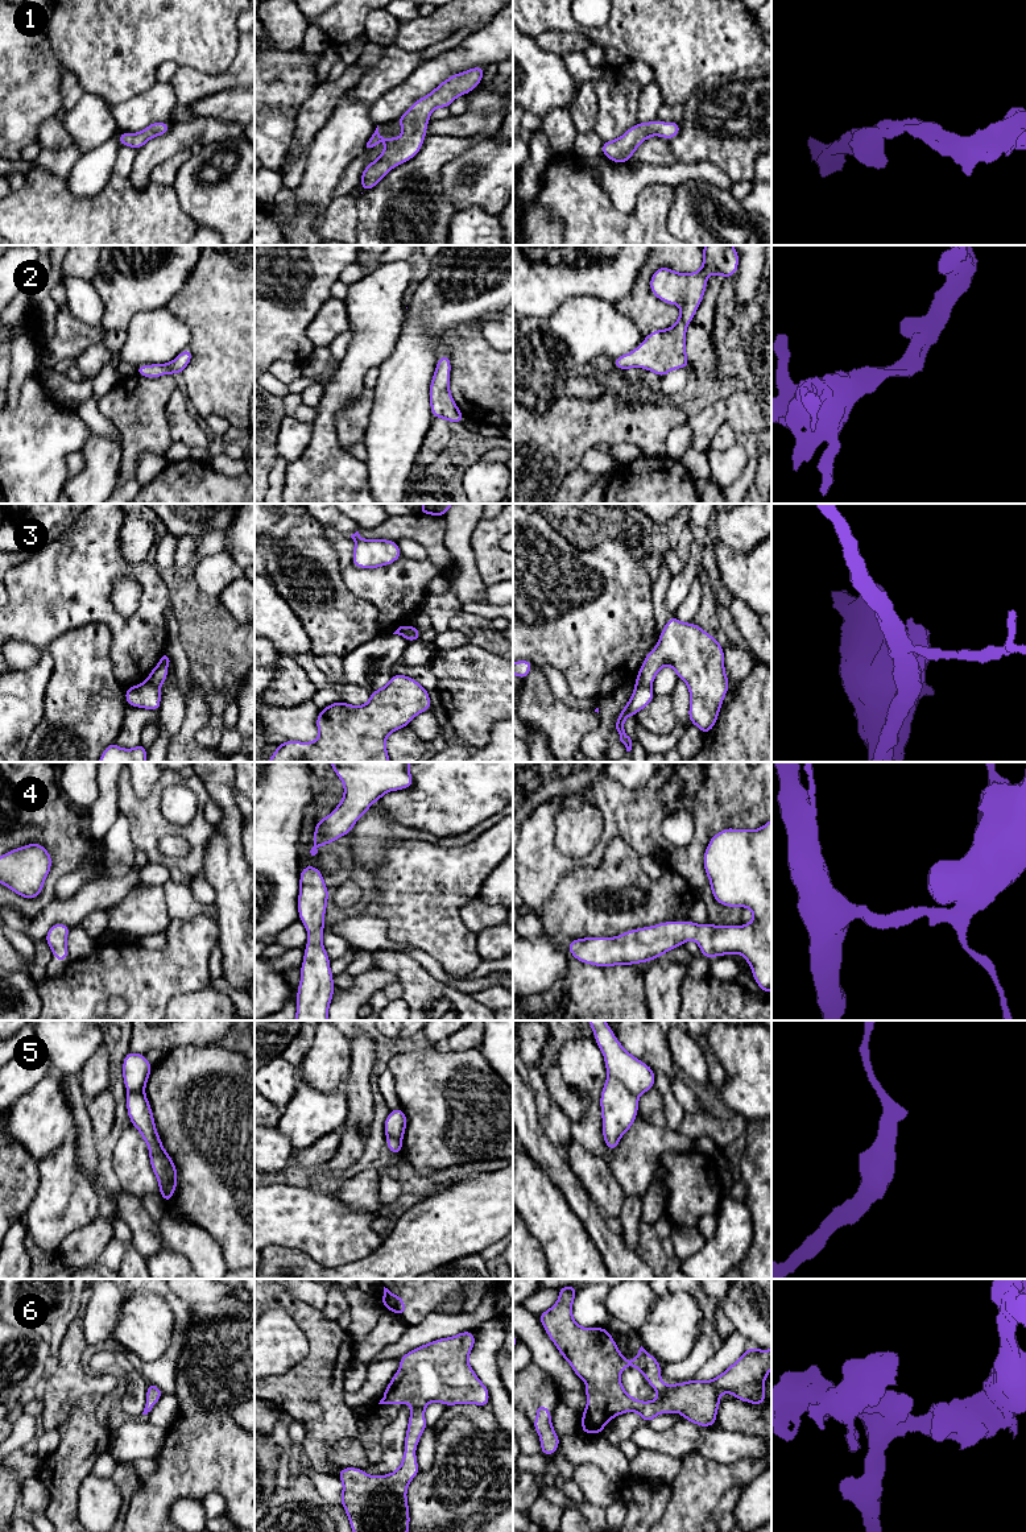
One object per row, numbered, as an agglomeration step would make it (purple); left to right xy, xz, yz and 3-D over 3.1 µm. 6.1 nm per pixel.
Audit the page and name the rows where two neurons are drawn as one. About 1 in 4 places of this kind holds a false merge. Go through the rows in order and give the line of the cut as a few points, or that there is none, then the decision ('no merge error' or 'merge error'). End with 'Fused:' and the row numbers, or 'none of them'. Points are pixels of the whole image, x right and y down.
1: no cut | no merge error
2: no cut | no merge error
3: xz (413, 626), (413, 634), (409, 641) | merge error
4: no cut | no merge error
5: yz (608, 1075), (619, 1079), (637, 1097) | merge error
6: no cut | no merge error
Fused: 3, 5

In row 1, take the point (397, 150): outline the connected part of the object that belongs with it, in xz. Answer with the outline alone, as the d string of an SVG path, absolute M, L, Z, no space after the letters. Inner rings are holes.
M476 66L467 71L458 73L443 80L429 95L415 100L411 107L401 115L397 121L401 125L402 138L386 137L378 133L378 125L367 142L367 148L376 146L386 140L382 154L372 161L361 173L360 185L363 192L373 189L393 167L415 157L427 137L426 127L431 112L440 107L447 108L462 95L467 95L480 83L487 67ZM361 192L361 194L363 194Z

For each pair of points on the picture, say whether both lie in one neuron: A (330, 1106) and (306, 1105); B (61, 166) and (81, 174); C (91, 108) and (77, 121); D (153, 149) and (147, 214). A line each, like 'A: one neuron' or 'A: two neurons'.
A: one neuron
B: two neurons
C: one neuron
D: two neurons

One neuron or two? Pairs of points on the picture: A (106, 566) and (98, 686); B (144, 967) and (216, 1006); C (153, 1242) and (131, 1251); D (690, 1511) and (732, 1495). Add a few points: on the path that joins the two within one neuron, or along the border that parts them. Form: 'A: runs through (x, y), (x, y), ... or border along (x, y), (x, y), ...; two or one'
A: border along (71, 629), (102, 622), (111, 634), (111, 653); two
B: border along (210, 984), (193, 992), (178, 993), (165, 1006); two
C: border along (129, 1242), (145, 1258); two
D: border along (741, 1486), (729, 1489), (708, 1518); two

